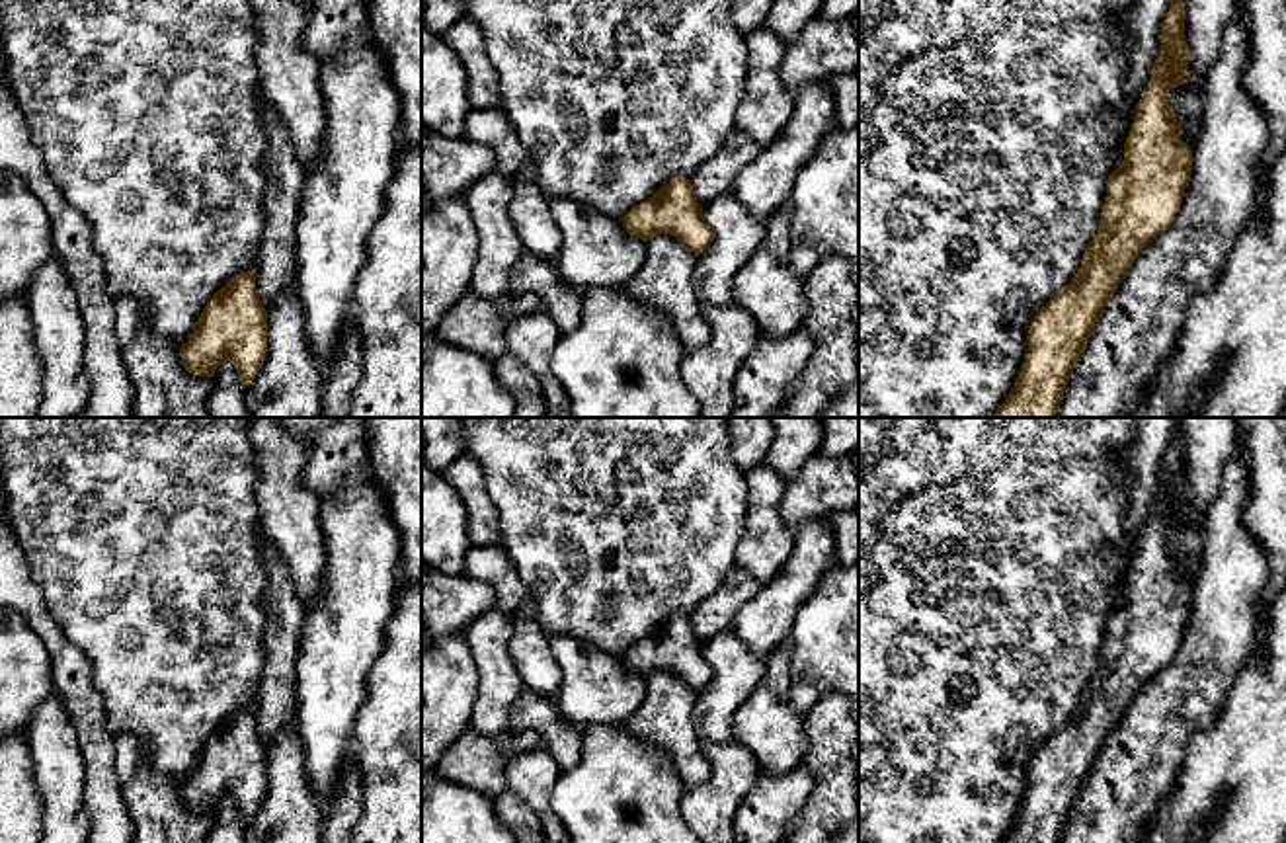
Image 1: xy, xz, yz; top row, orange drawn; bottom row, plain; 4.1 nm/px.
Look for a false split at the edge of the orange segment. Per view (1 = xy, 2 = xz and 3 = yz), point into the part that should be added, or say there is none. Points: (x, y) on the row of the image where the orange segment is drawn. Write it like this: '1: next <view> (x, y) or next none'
1: next none
2: next none
3: next none

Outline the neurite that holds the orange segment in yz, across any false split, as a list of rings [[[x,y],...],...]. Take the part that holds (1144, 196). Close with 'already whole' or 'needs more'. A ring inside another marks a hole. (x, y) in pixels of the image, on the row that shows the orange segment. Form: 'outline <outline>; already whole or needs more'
outline [[[1171,0],[1161,25],[1161,49],[1151,80],[1142,92],[1136,119],[1124,140],[1122,166],[1106,180],[1101,226],[1089,242],[1079,273],[1032,318],[1025,361],[1015,386],[993,418],[1056,418],[1067,381],[1085,351],[1105,306],[1126,279],[1140,252],[1161,236],[1177,213],[1192,174],[1192,150],[1181,140],[1181,123],[1169,109],[1169,96],[1190,80],[1185,35],[1185,2]]]; already whole

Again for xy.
outline [[[254,271],[238,273],[209,299],[180,355],[193,377],[215,377],[230,361],[244,386],[256,379],[267,357],[267,310]]]; already whole

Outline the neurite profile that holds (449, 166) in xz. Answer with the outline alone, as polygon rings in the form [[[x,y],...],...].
[[[422,125],[422,191],[433,199],[462,197],[484,174],[496,170],[490,146],[447,139]]]

